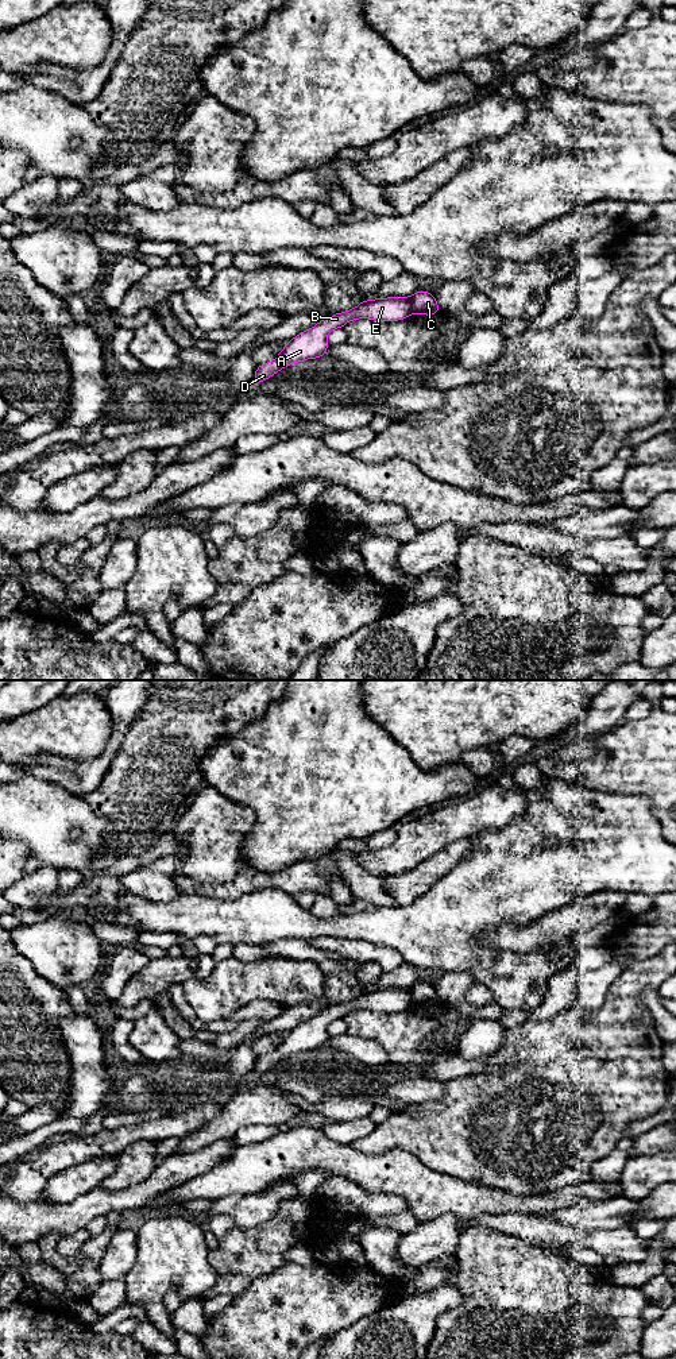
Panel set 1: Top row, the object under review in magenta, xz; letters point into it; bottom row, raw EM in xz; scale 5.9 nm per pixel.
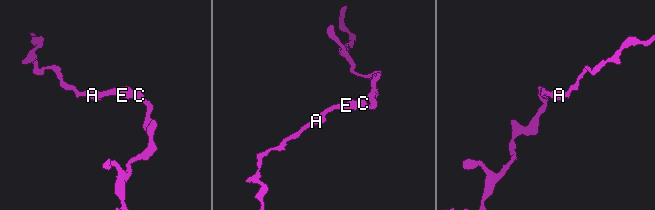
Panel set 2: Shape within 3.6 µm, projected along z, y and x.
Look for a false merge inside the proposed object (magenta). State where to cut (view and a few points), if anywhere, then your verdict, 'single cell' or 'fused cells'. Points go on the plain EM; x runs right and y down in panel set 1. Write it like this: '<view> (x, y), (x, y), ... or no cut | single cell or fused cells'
xz (409, 988), (414, 1003) | fused cells

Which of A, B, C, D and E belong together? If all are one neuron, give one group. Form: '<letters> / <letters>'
A B D E / C

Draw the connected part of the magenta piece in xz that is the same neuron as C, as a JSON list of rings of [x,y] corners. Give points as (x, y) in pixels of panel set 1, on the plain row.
[[[418,981],[410,987],[410,992],[414,1004],[432,1007],[441,1003],[437,996],[436,988],[429,982]]]

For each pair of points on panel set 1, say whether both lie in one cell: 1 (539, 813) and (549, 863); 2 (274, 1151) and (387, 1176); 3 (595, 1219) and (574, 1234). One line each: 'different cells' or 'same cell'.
1: same cell
2: same cell
3: different cells

